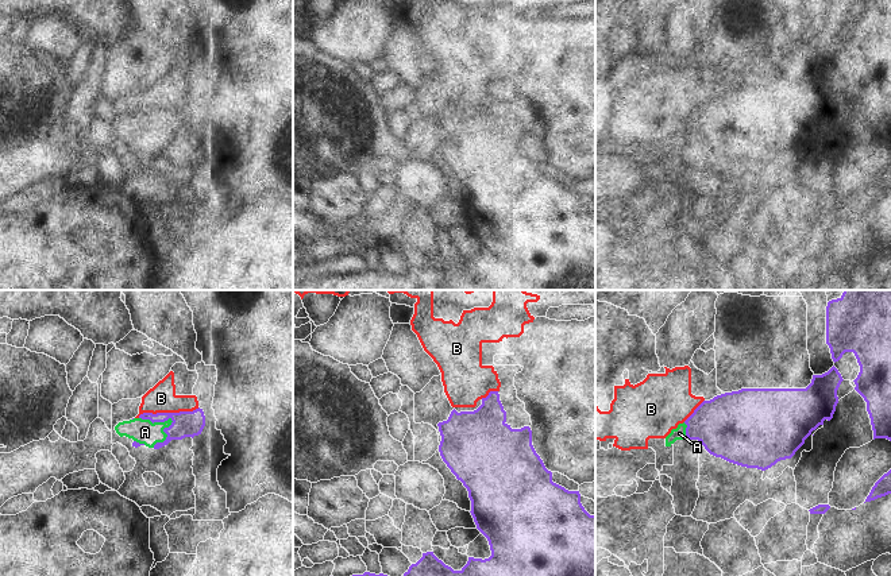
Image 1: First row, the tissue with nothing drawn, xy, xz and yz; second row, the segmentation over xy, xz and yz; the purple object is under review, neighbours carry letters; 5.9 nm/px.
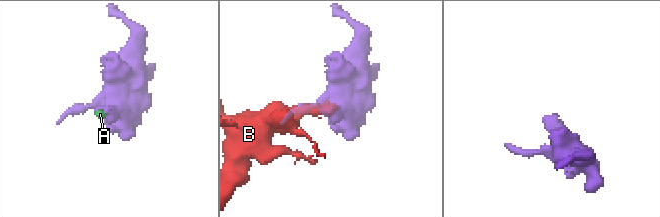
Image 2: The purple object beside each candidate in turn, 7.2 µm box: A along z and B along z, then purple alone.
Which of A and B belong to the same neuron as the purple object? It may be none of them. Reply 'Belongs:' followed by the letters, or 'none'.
Belongs: A

